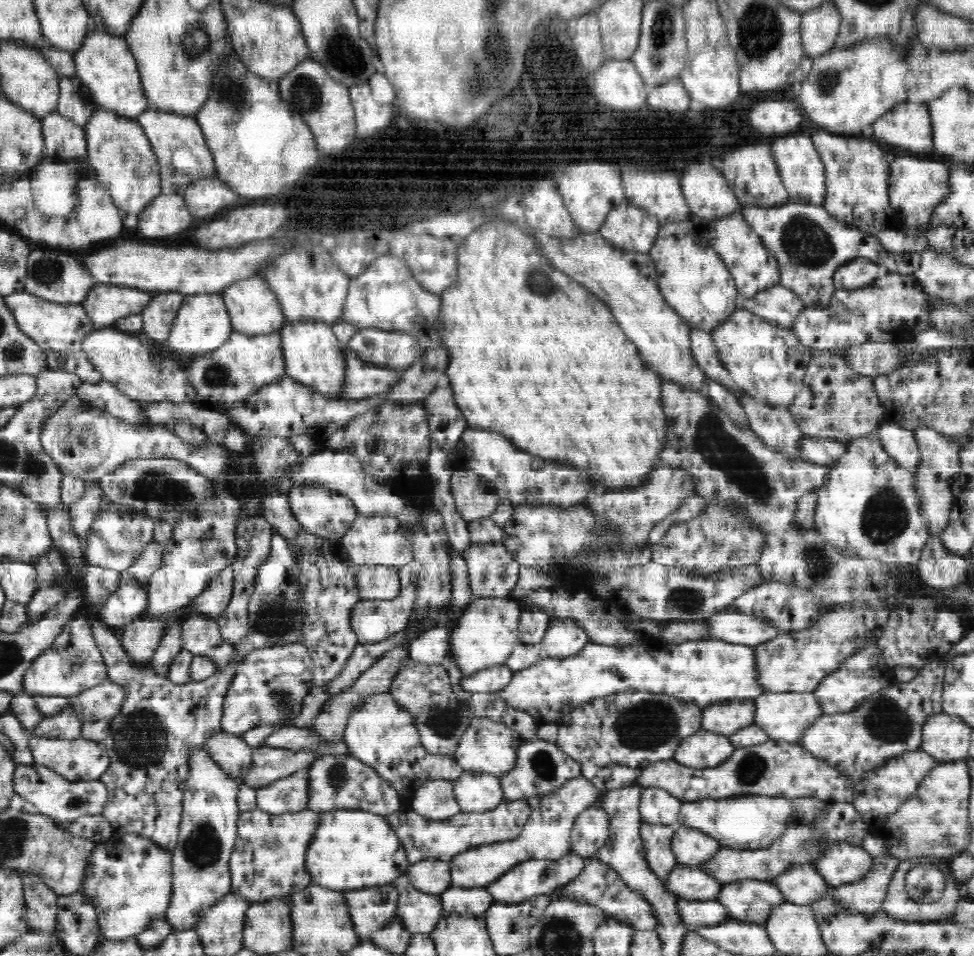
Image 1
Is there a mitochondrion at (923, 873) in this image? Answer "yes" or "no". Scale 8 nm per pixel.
yes

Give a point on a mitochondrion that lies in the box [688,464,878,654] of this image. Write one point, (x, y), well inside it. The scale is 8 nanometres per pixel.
(820, 567)

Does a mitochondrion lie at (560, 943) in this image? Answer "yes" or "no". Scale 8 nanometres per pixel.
yes

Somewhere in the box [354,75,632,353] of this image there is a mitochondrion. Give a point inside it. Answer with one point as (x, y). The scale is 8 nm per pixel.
(539, 284)

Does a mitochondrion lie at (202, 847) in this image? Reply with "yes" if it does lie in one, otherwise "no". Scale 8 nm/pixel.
yes

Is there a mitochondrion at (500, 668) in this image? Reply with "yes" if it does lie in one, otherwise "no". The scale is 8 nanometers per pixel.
no

